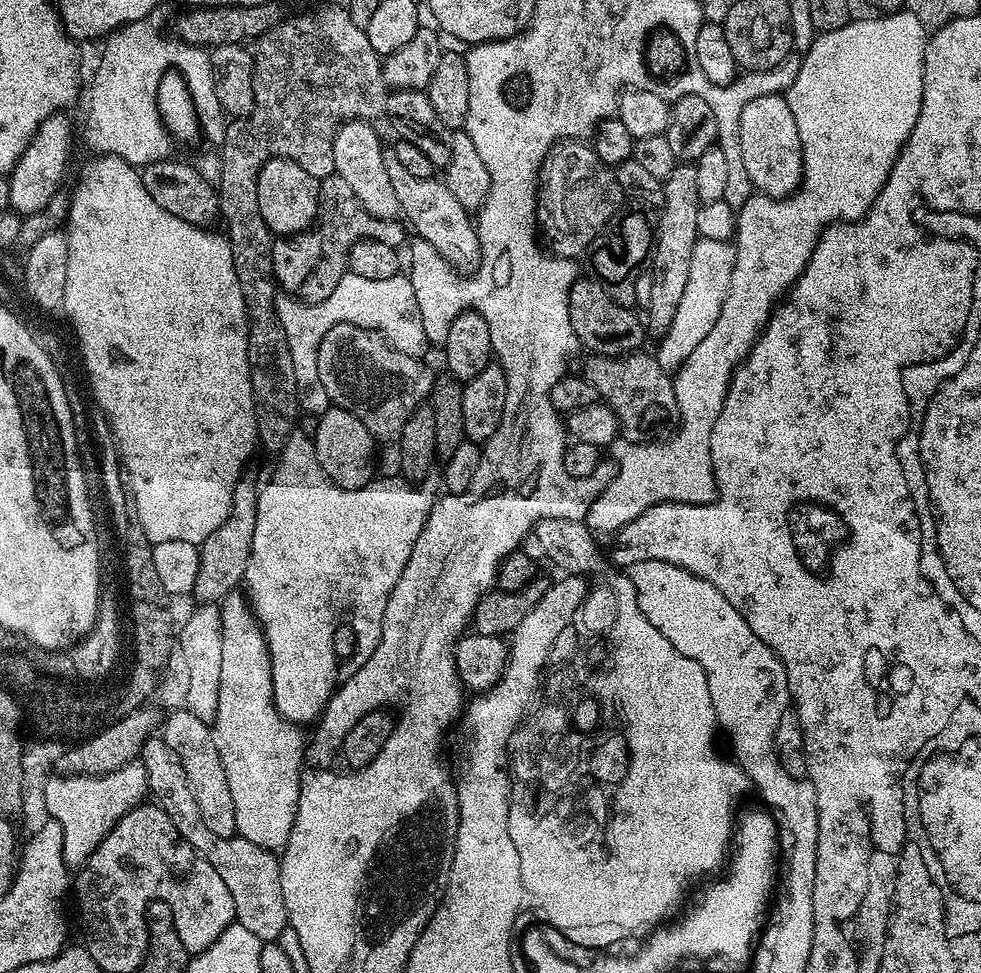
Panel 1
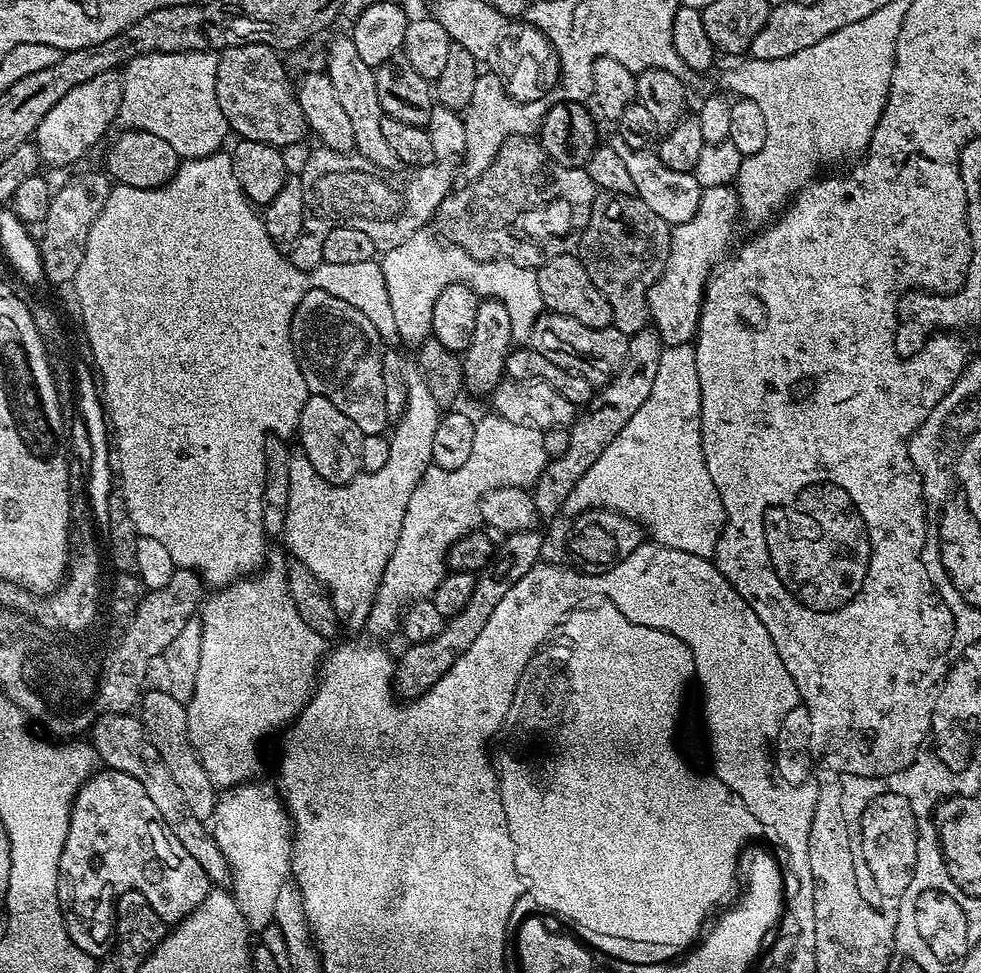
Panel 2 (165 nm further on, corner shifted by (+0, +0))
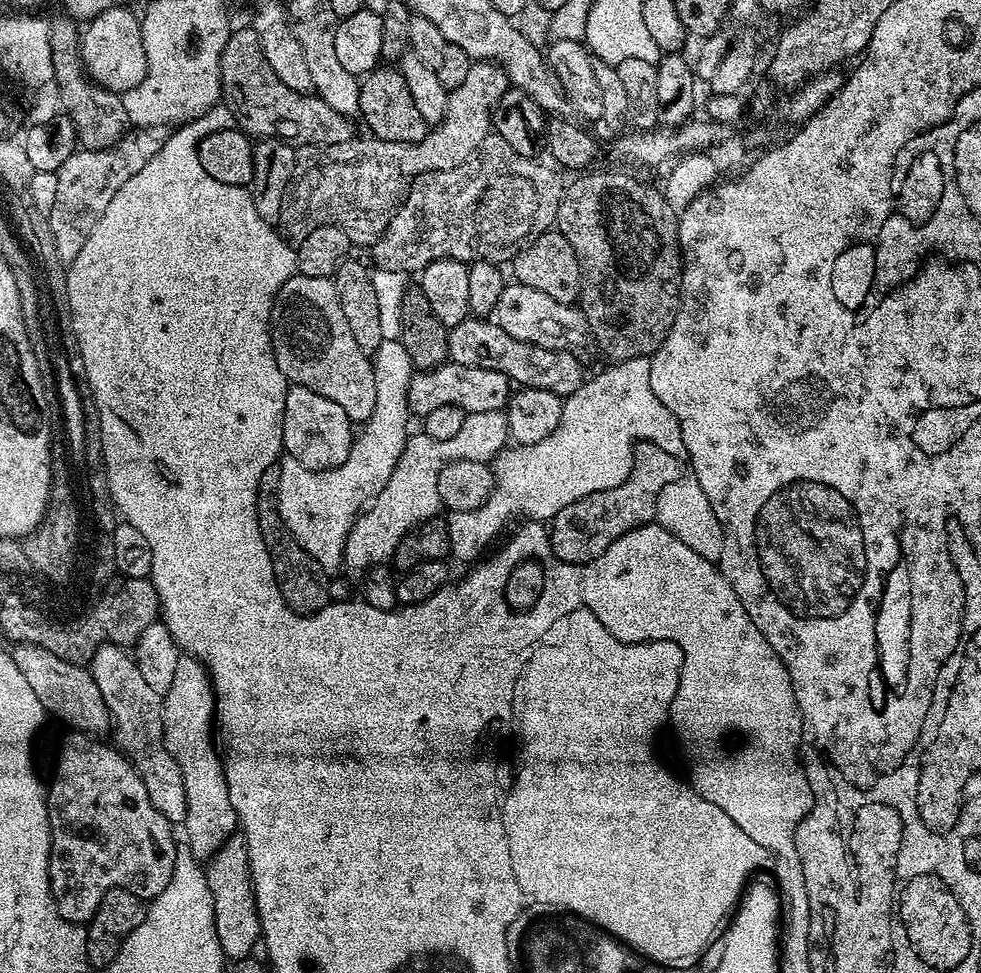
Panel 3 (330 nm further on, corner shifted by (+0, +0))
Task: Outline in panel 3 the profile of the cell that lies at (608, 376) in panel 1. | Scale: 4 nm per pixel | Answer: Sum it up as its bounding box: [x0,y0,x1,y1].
[494,283,594,357]

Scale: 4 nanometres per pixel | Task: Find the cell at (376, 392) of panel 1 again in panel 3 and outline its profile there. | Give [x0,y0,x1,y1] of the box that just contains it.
[272,274,376,422]

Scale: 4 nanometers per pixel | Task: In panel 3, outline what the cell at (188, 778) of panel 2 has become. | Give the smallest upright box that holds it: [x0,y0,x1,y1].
[90,643,188,825]

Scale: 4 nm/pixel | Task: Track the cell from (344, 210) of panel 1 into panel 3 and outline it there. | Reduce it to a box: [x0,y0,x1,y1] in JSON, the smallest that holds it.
[280,60,510,246]

